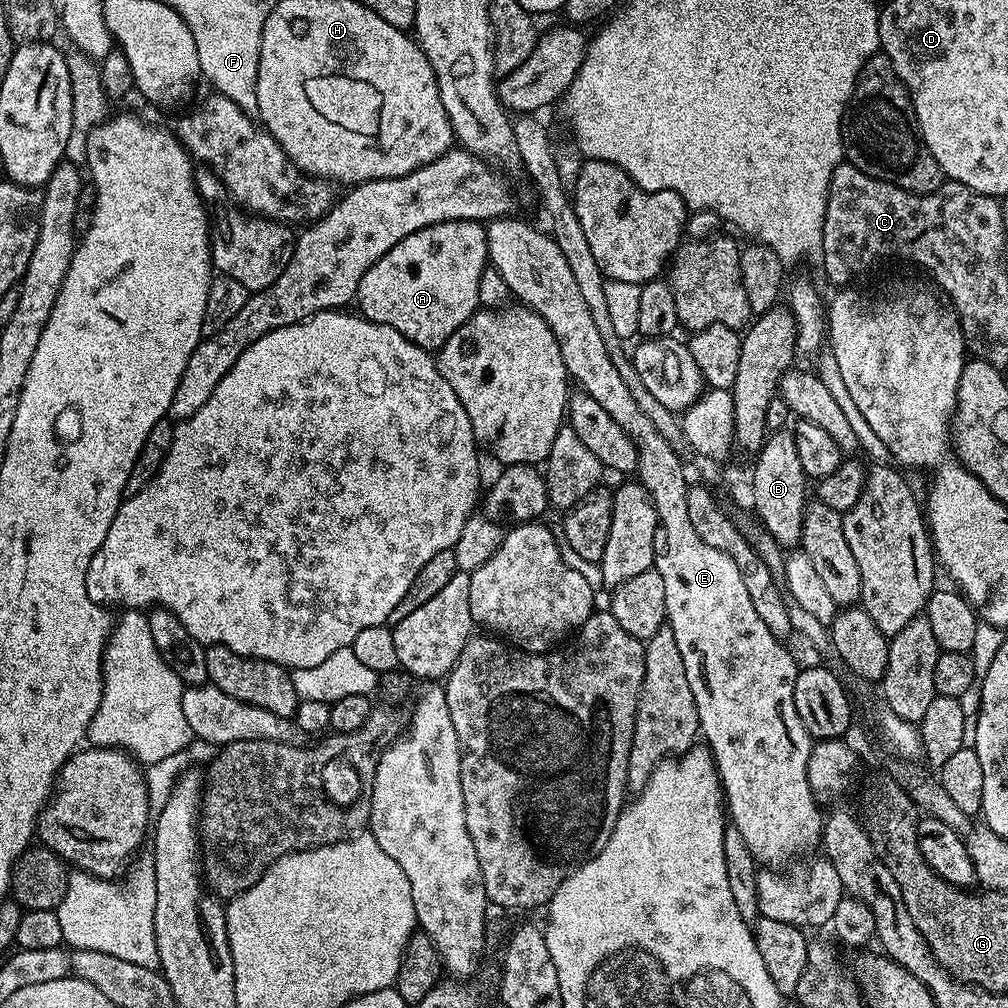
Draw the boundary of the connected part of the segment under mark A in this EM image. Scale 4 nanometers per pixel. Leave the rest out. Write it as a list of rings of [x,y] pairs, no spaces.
[[[447,220],[434,226],[426,226],[398,242],[394,247],[382,254],[366,274],[362,274],[362,282],[356,291],[355,303],[360,304],[359,315],[375,324],[390,326],[398,330],[410,342],[419,348],[439,350],[481,307],[479,302],[479,279],[484,268],[489,267],[488,243],[484,233],[485,225],[474,220]]]

